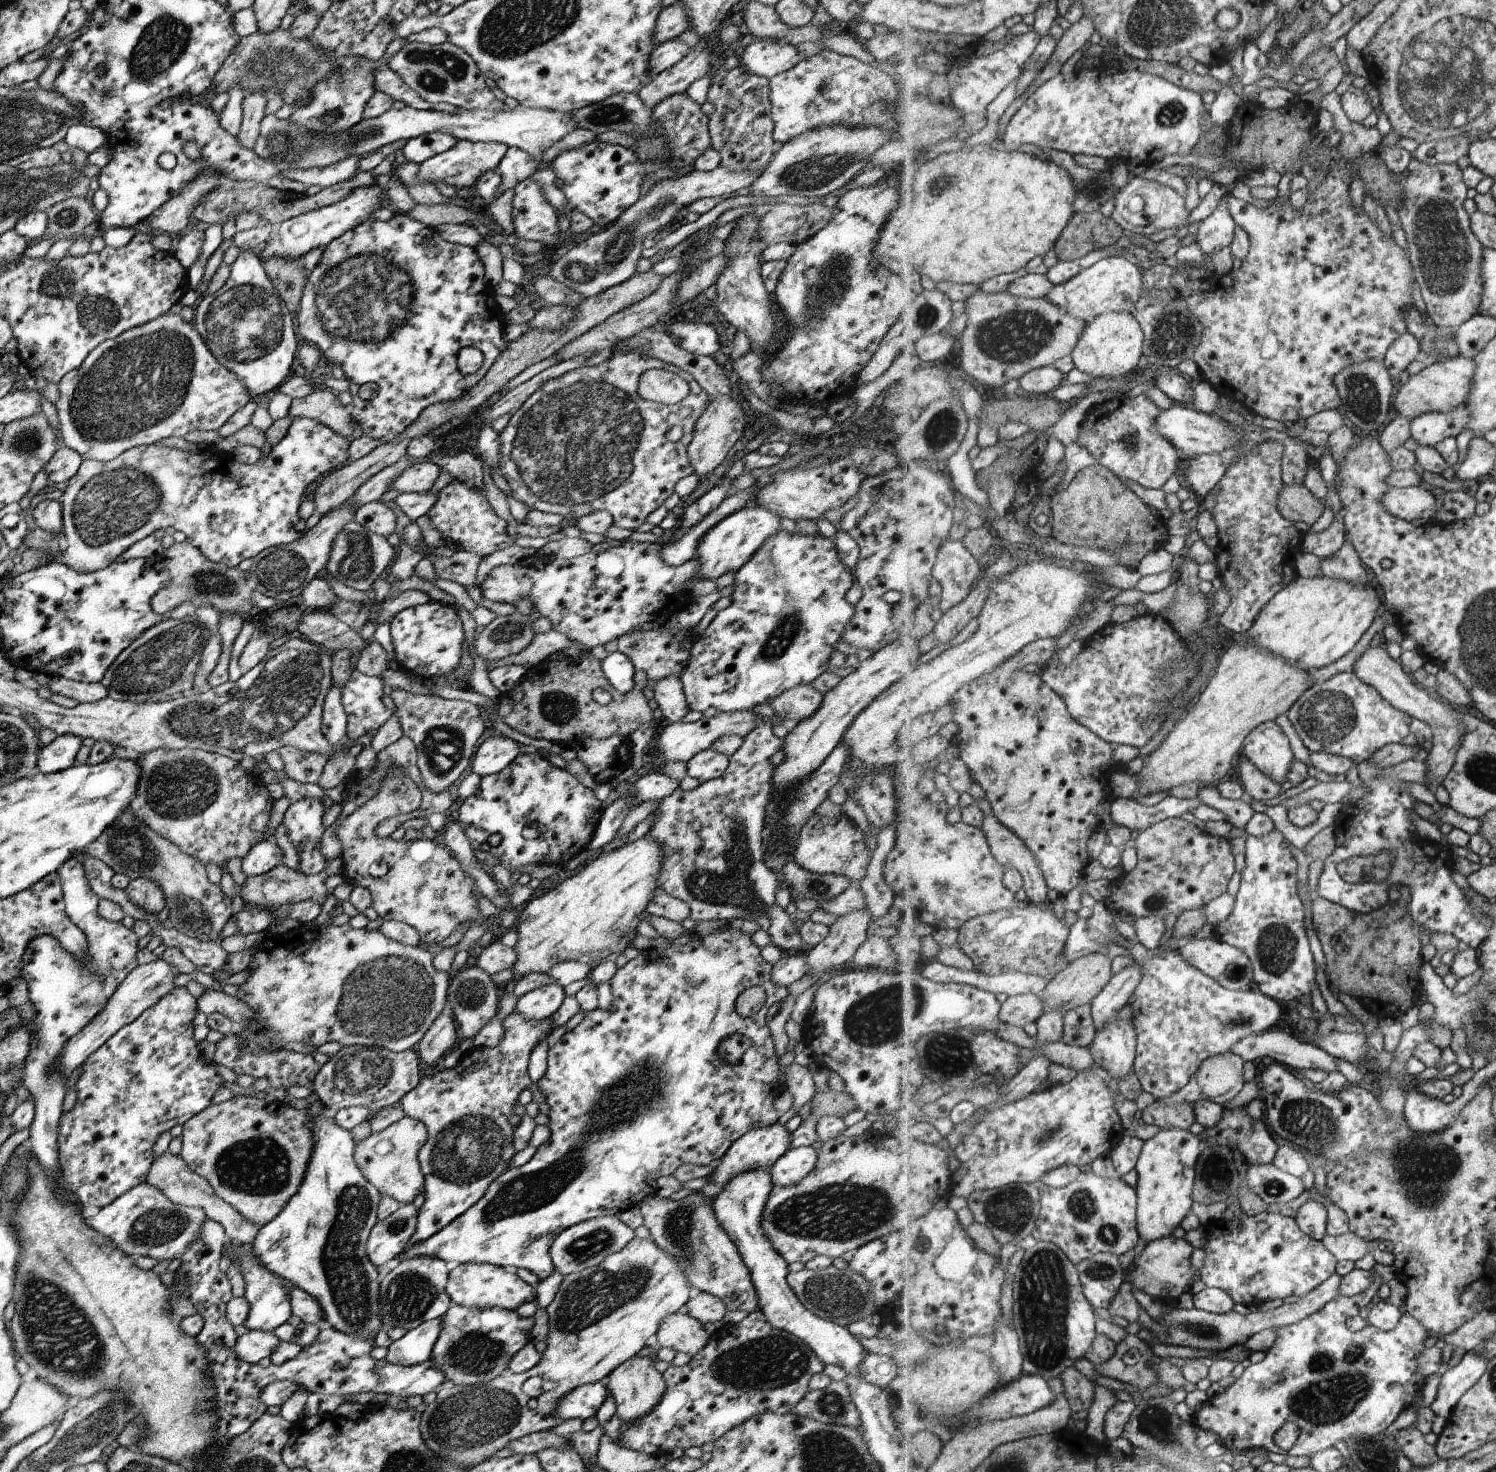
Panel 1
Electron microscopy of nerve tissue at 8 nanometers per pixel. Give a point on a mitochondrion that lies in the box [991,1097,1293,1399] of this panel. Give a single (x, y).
(1045, 1288)

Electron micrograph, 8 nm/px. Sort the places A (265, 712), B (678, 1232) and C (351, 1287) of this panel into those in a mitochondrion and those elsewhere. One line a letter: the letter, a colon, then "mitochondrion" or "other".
A: mitochondrion
B: mitochondrion
C: mitochondrion

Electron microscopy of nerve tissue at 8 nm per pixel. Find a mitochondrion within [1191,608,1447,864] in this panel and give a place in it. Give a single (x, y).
(1328, 716)

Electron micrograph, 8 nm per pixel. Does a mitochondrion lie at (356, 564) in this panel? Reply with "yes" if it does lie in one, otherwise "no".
yes

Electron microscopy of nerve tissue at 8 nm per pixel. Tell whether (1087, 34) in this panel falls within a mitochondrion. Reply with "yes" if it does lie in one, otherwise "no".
no

